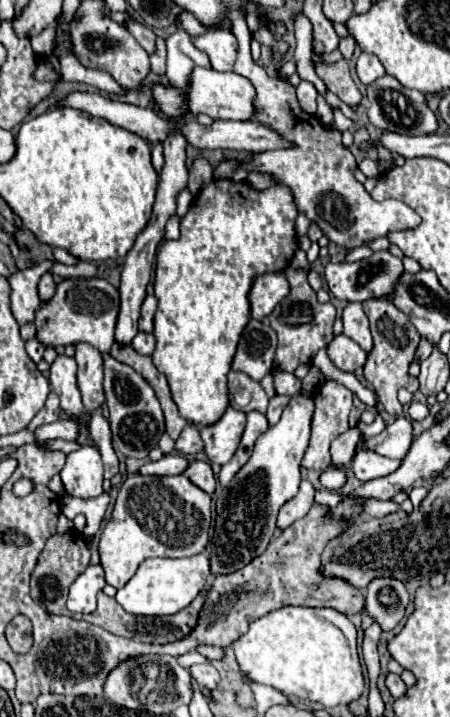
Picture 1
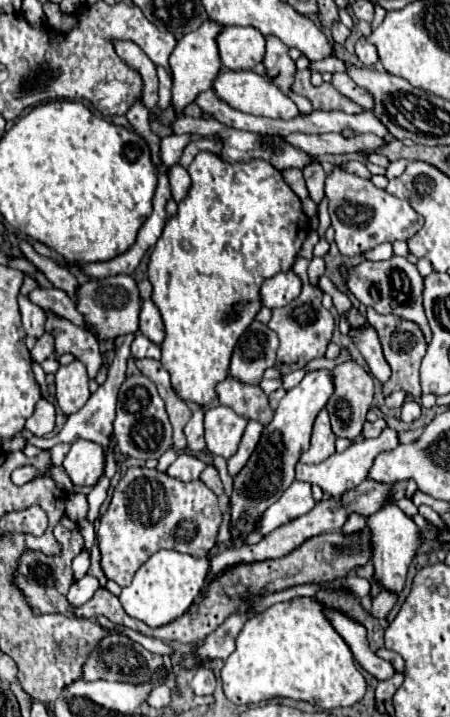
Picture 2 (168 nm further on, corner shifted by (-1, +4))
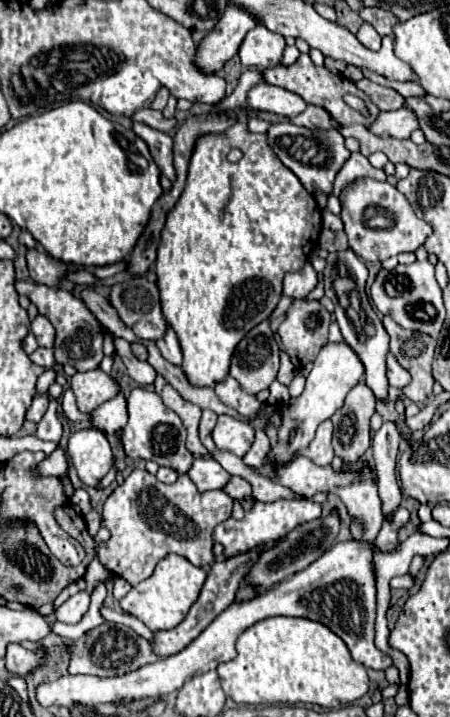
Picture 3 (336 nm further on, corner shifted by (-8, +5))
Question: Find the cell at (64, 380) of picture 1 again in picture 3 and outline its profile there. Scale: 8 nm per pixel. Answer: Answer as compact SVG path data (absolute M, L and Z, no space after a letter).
M102 369L76 373L70 381L70 387L76 395L80 413L92 413L96 407L120 393L120 383Z

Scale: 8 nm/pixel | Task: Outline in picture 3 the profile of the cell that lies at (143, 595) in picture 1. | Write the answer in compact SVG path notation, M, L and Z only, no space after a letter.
M168 555L156 565L152 577L138 583L136 587L132 587L132 591L126 597L122 597L118 603L120 603L122 611L140 619L150 631L172 629L186 617L188 609L198 599L204 579L206 579L204 569L194 567L192 563L188 563L188 559L184 559L180 555Z

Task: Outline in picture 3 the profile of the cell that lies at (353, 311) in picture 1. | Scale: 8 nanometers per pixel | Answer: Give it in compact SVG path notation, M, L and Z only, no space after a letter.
M388 353L388 381L390 381L390 387L398 387L398 389L404 389L408 383L410 383L410 373L400 367L400 363L394 359L392 353Z

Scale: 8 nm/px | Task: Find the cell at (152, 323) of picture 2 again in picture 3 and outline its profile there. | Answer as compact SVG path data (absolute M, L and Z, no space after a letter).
M168 329L168 333L162 339L158 339L156 345L166 361L170 361L172 365L178 365L178 367L182 365L182 349L180 349L180 343L172 329Z

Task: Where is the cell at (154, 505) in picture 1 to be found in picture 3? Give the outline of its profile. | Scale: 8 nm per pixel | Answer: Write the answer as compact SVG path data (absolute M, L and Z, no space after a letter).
M134 469L104 503L102 523L110 531L110 539L100 543L98 561L130 585L148 579L158 561L170 553L186 557L196 567L212 565L212 531L230 513L232 499L224 491L200 493L188 475L180 475L176 483L164 485L146 469Z

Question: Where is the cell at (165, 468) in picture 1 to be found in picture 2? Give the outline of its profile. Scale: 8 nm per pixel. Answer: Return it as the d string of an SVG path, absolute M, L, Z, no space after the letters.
M181 452L177 456L177 460L167 468L167 474L173 476L173 478L179 478L179 480L189 482L189 480L197 480L203 468L205 468L205 462L201 462L193 454Z

